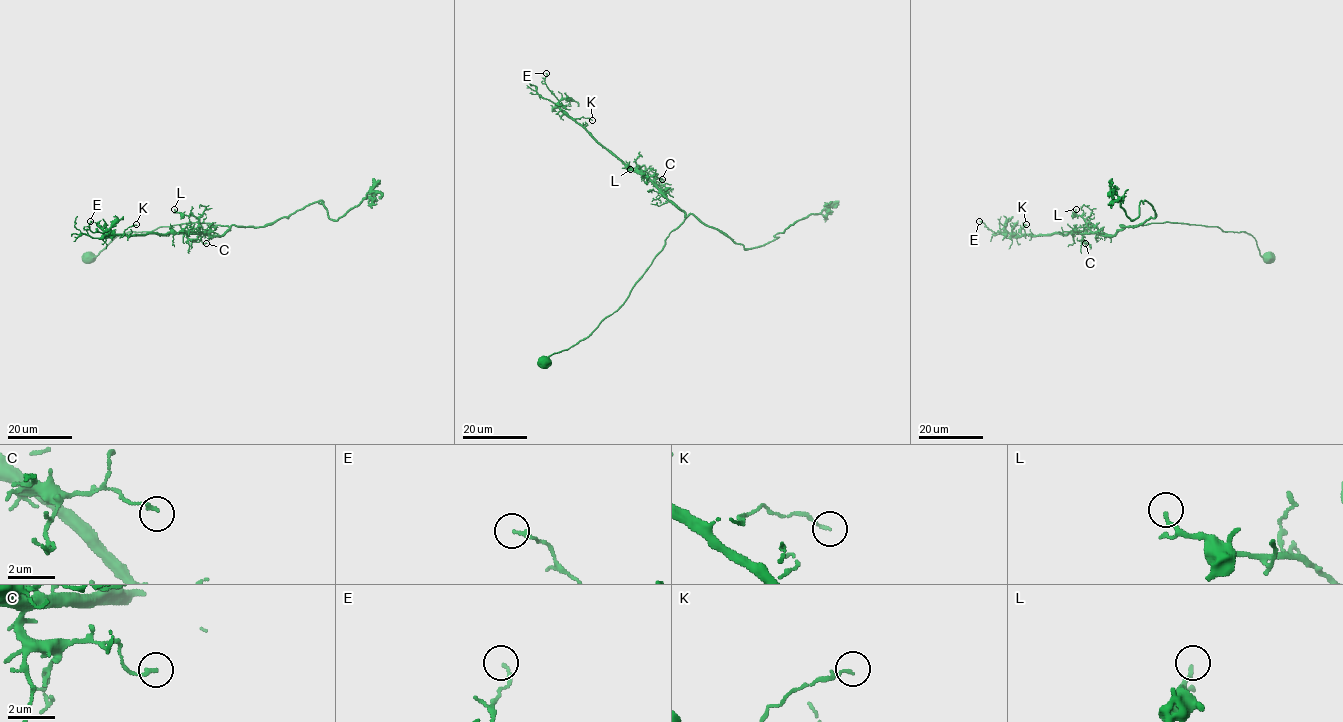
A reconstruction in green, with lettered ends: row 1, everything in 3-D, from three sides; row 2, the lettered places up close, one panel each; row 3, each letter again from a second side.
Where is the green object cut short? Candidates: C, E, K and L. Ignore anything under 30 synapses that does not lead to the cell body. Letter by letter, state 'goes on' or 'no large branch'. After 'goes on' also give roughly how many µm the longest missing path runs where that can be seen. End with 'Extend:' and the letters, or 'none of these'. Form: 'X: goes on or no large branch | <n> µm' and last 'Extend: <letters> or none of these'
C: no large branch
E: no large branch
K: no large branch
L: no large branch
Extend: none of these

